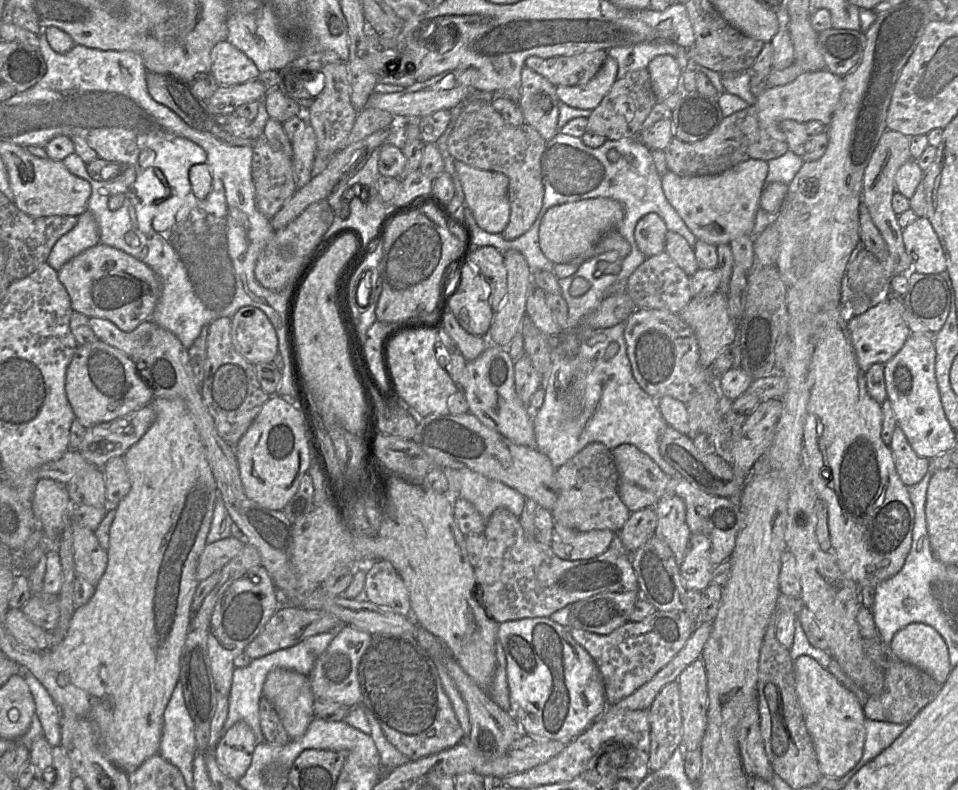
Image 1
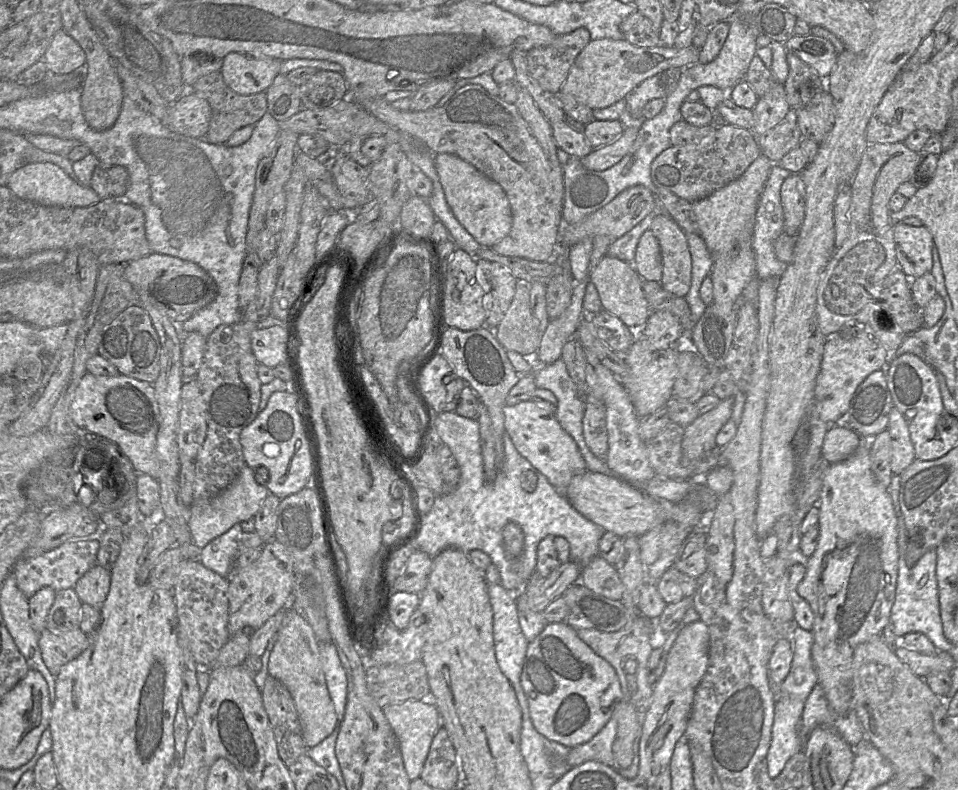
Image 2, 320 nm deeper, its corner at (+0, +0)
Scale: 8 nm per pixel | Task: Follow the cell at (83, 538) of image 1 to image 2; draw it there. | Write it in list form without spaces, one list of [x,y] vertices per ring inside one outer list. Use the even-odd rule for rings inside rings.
[[[96,563],[75,584],[81,603],[100,610],[110,588],[110,571]]]

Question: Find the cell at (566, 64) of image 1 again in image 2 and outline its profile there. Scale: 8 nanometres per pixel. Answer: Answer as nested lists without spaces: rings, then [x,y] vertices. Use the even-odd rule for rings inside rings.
[[[586,28],[558,35],[547,46],[527,52],[528,71],[539,85],[552,94],[560,91],[577,56],[591,41]]]

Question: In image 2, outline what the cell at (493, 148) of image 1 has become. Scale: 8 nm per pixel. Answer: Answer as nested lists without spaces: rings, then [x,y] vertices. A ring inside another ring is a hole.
[[[478,84],[458,89],[442,106],[425,111],[400,111],[383,97],[359,101],[359,105],[377,119],[397,131],[413,137],[433,154],[452,154],[472,164],[487,178],[497,182],[505,191],[512,212],[512,227],[507,236],[491,249],[504,256],[525,258],[537,262],[550,261],[560,246],[562,229],[561,206],[564,199],[563,166],[551,166],[541,146],[514,104],[490,94]]]

